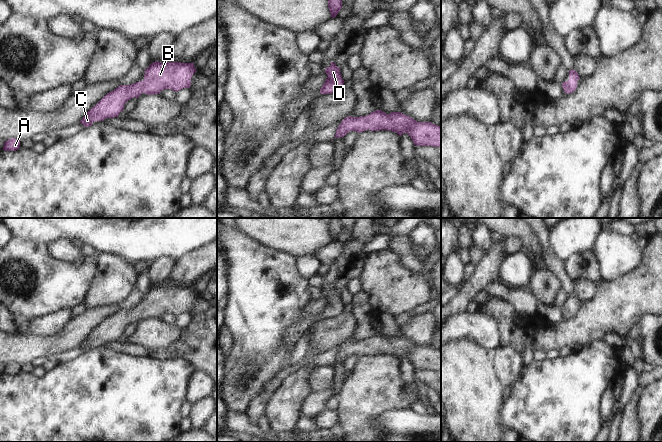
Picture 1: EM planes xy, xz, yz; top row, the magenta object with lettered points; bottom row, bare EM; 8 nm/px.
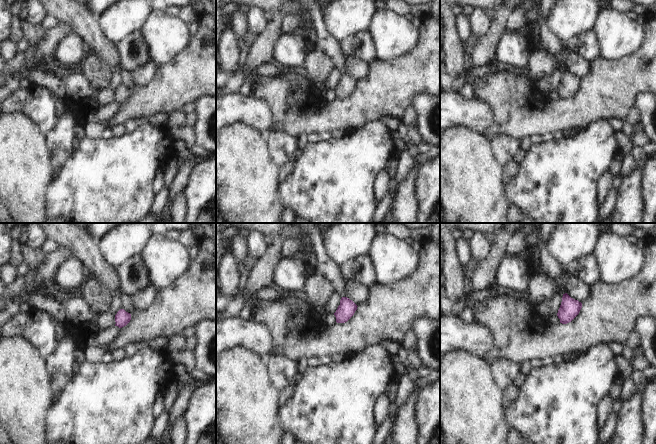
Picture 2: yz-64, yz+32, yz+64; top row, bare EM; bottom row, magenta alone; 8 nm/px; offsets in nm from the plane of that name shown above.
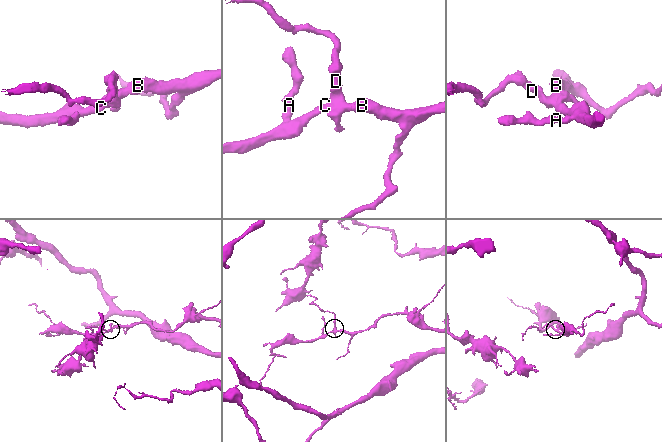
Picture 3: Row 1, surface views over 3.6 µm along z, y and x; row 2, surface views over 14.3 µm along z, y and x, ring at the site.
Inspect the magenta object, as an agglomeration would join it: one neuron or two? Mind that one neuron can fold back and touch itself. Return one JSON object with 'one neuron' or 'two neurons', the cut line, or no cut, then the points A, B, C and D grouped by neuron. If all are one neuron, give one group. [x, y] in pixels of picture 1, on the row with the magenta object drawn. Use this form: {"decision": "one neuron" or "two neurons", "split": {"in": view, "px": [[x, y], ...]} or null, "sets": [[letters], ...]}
{"decision": "one neuron", "split": null, "sets": [["A", "B", "C", "D"]]}

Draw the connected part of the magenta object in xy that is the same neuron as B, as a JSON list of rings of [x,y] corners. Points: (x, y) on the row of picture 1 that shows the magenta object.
[[[153,62],[145,69],[143,81],[131,85],[120,85],[107,93],[79,123],[89,127],[95,121],[118,117],[124,110],[124,104],[131,98],[138,98],[142,93],[154,95],[164,89],[177,92],[183,88],[190,88],[191,78],[195,72],[197,71],[194,63]]]

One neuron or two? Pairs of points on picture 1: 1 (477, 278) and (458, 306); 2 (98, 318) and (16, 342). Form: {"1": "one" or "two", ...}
{"1": "one", "2": "one"}

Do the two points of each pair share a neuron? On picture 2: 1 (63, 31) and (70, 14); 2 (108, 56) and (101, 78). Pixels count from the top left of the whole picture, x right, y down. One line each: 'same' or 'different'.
1: different
2: different

